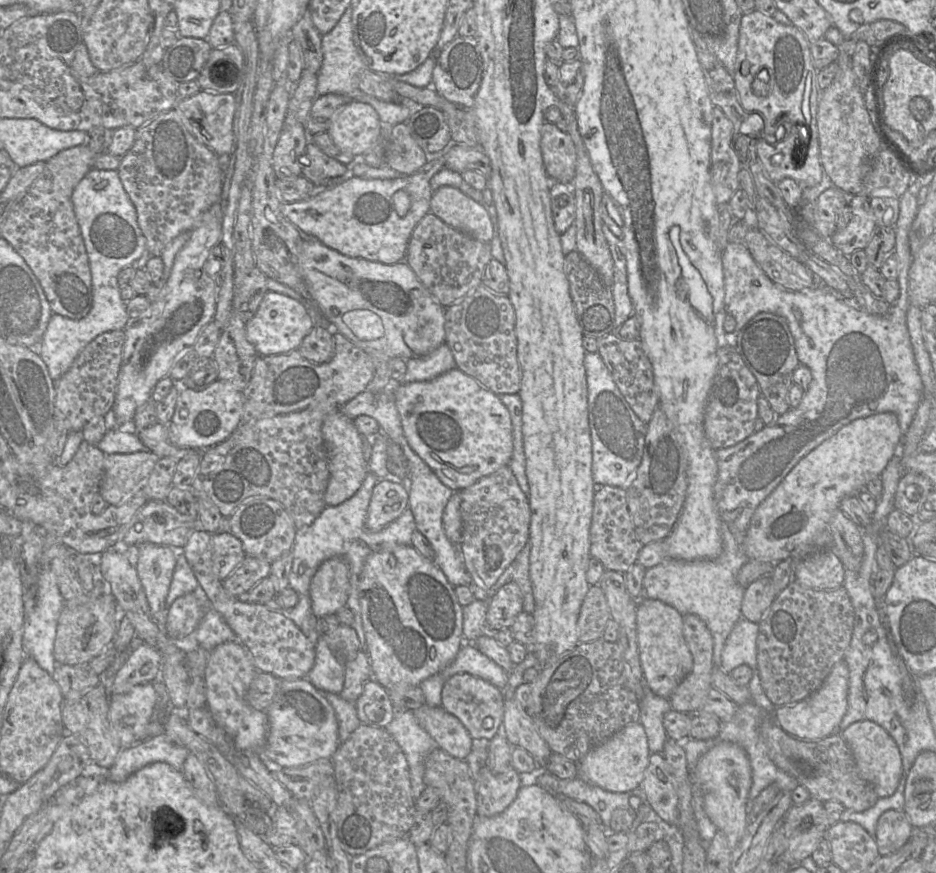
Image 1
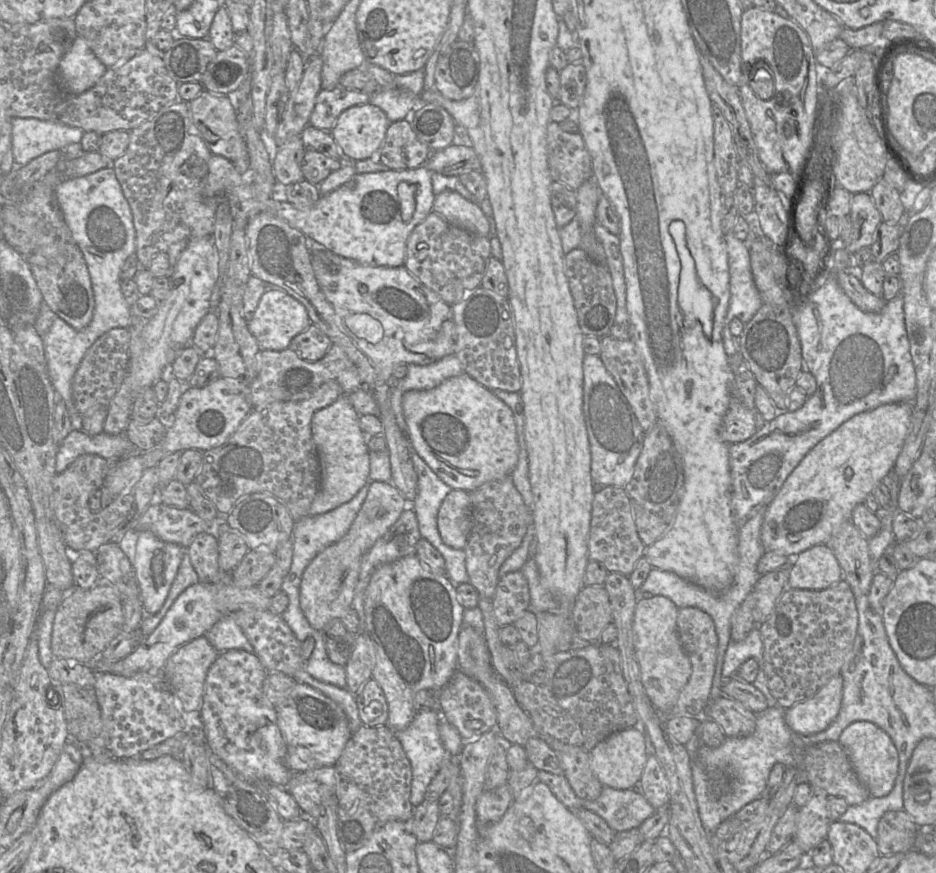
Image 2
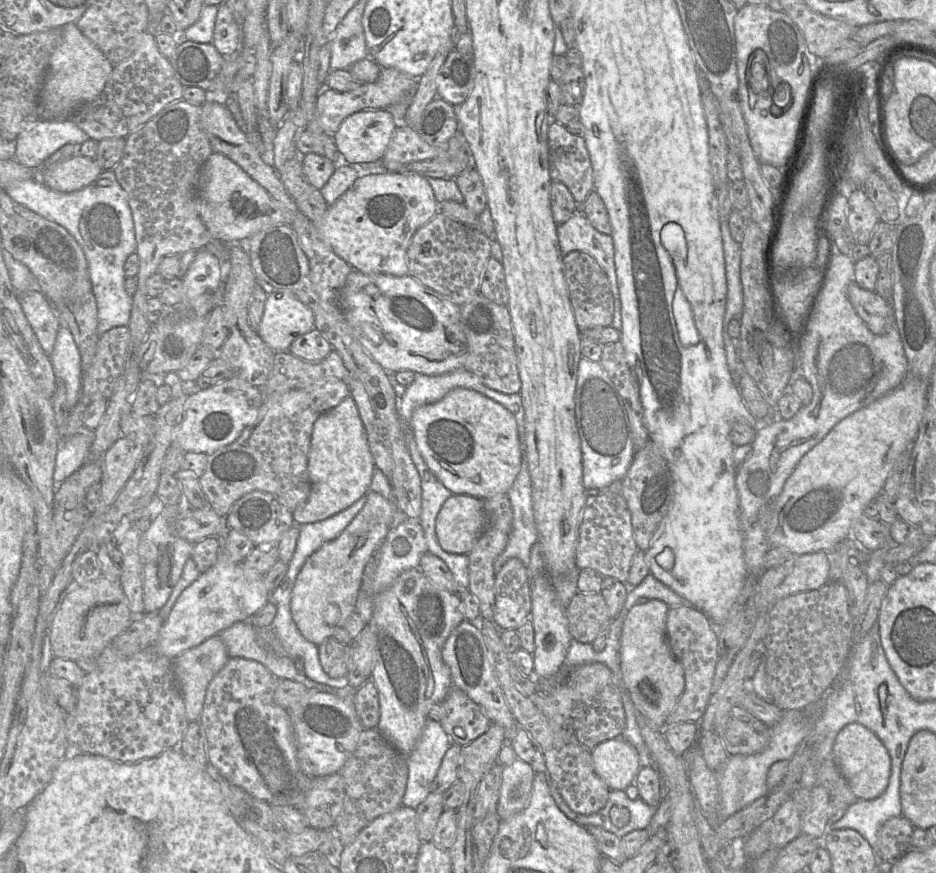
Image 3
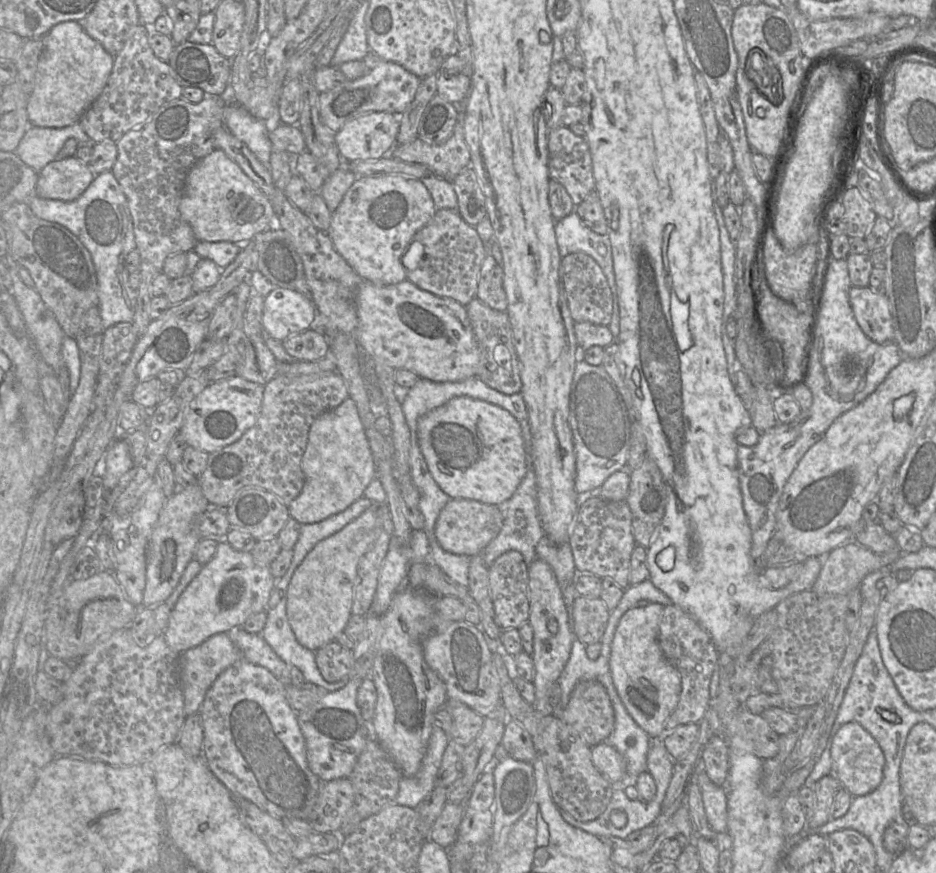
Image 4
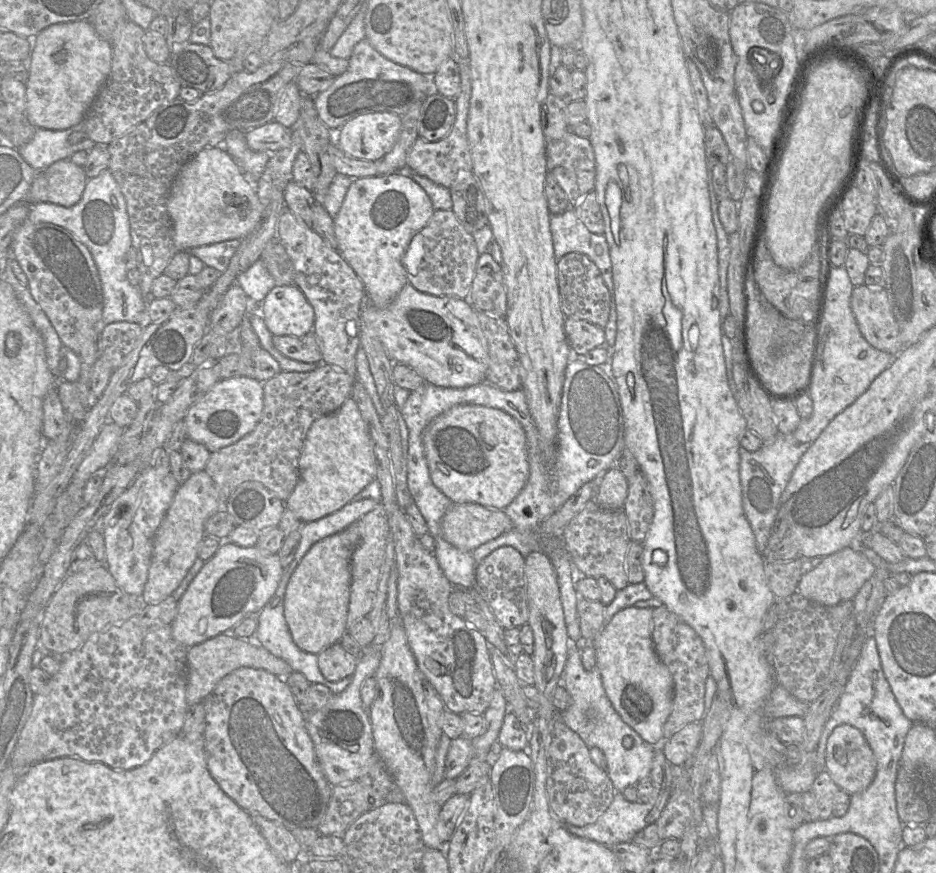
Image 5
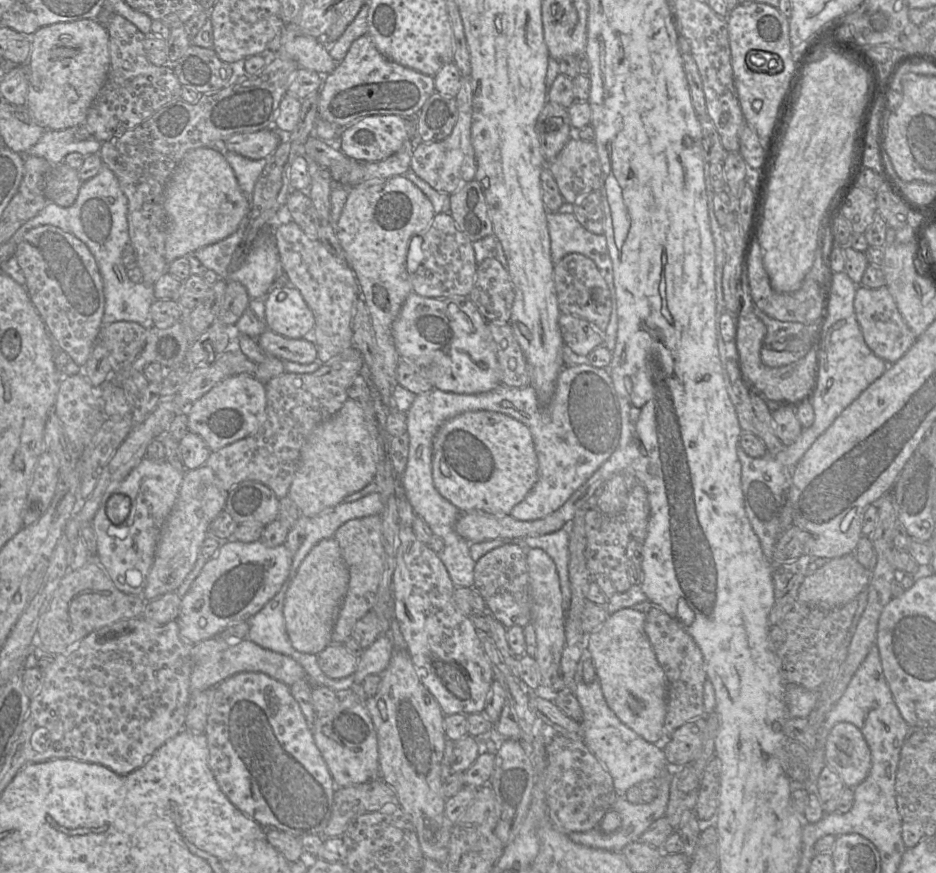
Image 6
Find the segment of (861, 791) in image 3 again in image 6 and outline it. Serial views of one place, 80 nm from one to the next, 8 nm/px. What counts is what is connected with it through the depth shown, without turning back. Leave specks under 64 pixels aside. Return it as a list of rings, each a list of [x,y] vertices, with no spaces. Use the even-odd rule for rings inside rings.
[[[848,722],[837,723],[825,742],[825,766],[838,774],[847,788],[863,782],[871,768],[870,749],[860,732]]]

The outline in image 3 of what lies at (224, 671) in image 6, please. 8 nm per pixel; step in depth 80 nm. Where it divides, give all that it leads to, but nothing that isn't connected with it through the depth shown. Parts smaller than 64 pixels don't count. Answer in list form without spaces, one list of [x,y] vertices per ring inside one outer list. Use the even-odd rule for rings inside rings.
[[[217,634],[200,645],[183,652],[173,660],[173,672],[182,693],[186,717],[189,722],[199,720],[207,688],[214,676],[226,665],[229,658],[223,640]]]

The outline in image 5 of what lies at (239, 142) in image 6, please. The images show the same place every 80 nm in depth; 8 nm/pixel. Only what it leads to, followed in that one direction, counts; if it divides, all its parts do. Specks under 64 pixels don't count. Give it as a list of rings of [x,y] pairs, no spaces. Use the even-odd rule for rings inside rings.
[[[276,121],[246,132],[246,142],[253,151],[276,152],[291,144],[291,129]]]

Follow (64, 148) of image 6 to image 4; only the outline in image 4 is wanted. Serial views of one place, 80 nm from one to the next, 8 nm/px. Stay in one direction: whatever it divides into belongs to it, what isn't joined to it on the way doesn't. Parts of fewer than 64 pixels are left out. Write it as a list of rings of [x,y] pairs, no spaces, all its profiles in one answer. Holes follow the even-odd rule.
[[[79,123],[63,128],[29,125],[15,153],[27,166],[39,173],[47,164],[56,159],[69,138],[78,141],[78,148],[93,147],[96,144],[91,141]]]

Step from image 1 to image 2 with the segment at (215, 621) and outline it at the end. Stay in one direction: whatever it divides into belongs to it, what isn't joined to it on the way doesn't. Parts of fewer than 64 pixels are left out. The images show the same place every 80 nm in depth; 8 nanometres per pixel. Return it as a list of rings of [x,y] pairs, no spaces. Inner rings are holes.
[[[231,616],[222,617],[205,633],[204,637],[218,653],[232,649],[253,653],[252,645]]]

